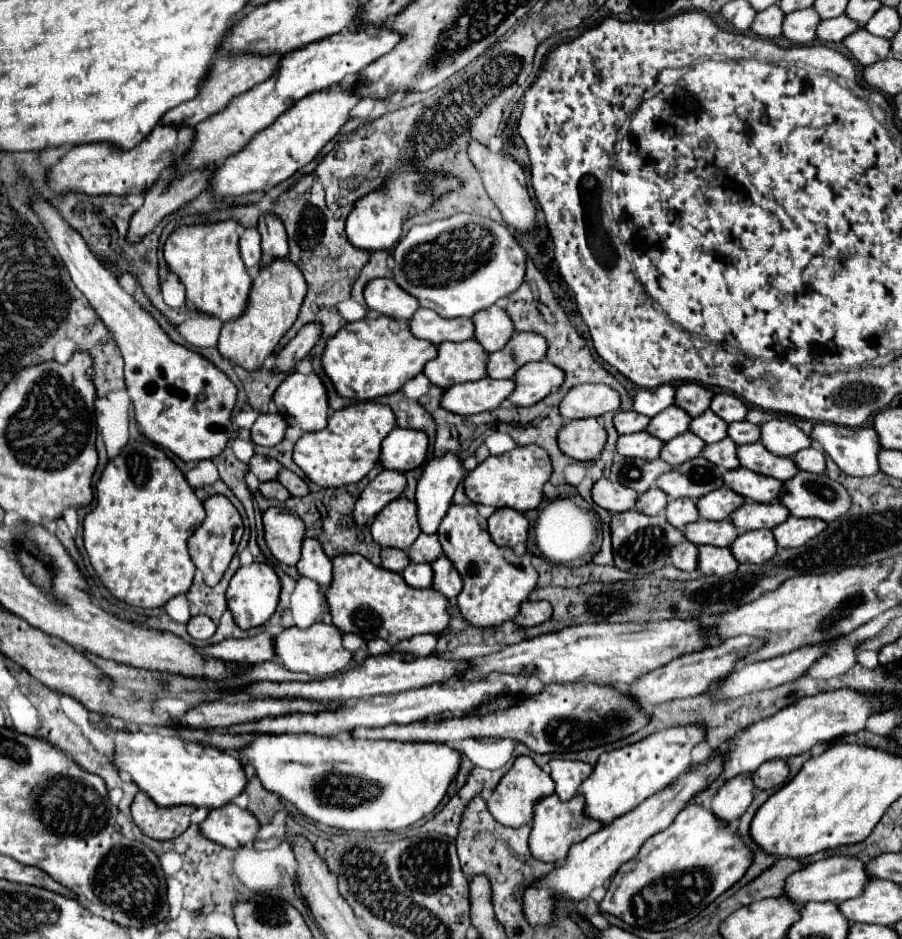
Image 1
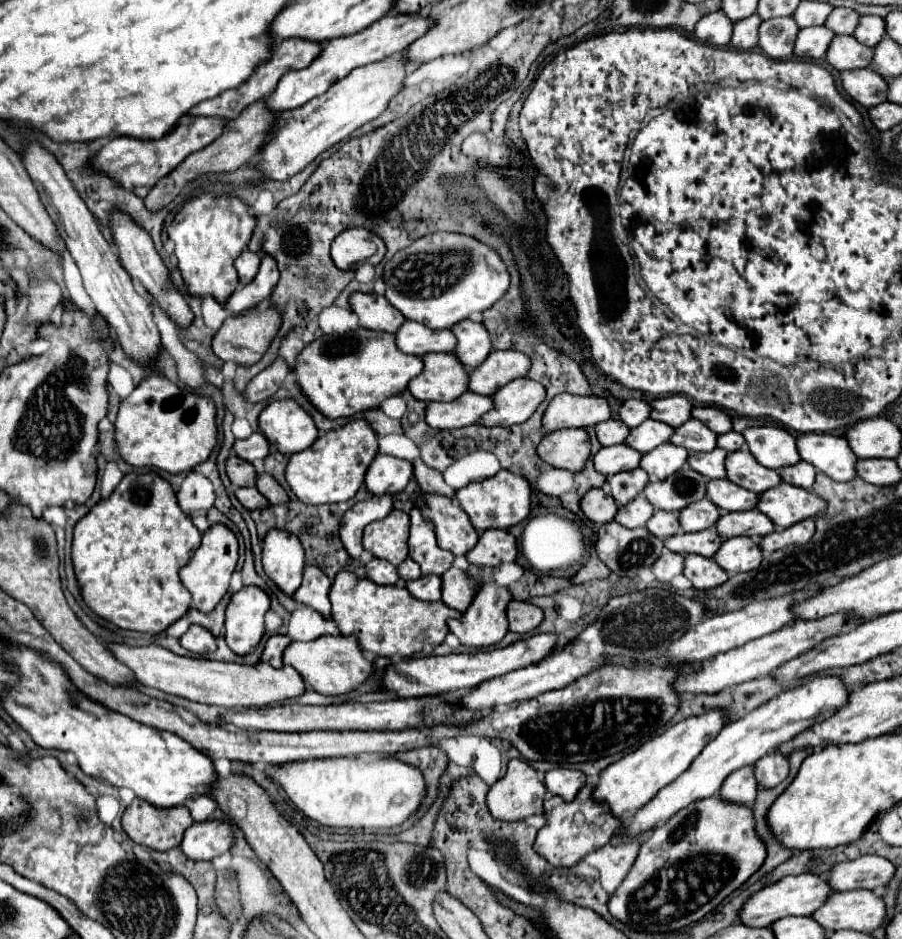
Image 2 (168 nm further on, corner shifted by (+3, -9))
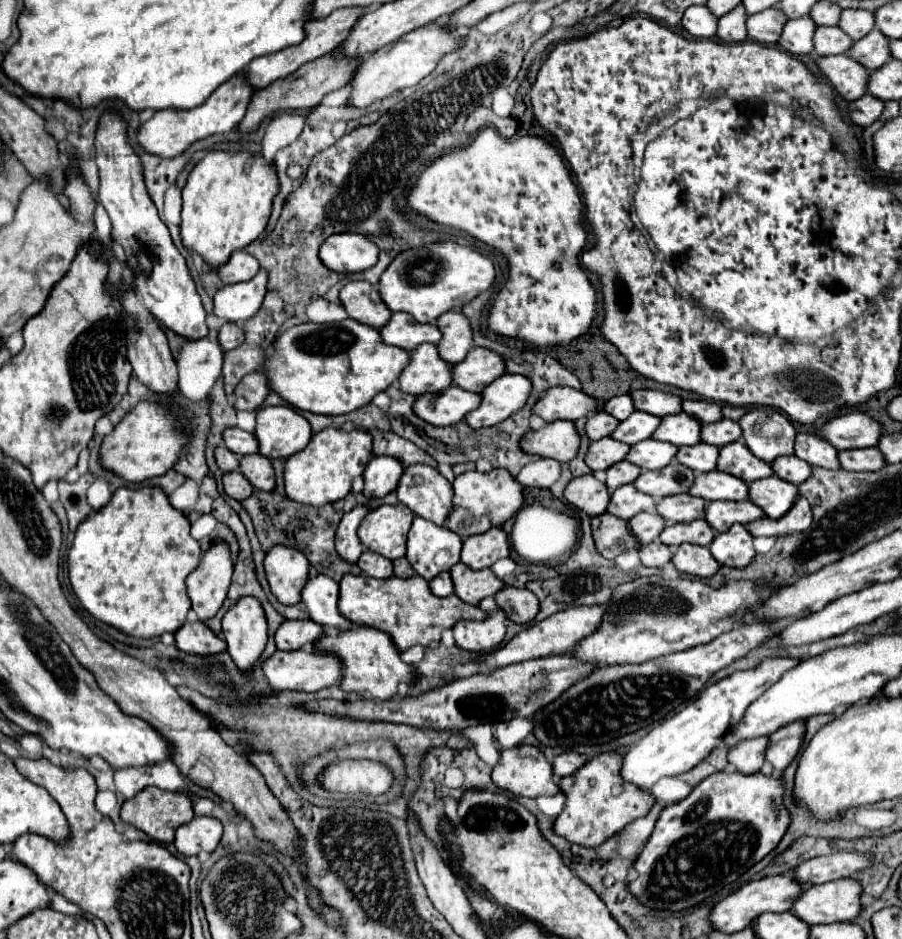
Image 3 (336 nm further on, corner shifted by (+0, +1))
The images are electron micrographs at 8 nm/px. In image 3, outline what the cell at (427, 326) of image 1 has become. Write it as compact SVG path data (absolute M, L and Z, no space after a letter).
M394 313L380 333L384 343L402 347L408 353L412 353L422 343L440 343L442 339L442 331L436 323L418 323L408 313Z

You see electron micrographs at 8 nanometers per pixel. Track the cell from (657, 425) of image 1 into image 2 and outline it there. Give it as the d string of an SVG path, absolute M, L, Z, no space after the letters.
M643 421L637 429L629 431L629 437L625 439L625 445L637 449L639 453L647 453L663 443L669 441L669 437L673 435L673 427L661 423L661 421Z

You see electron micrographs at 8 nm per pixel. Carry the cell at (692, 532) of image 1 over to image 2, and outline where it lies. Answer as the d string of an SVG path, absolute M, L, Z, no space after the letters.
M705 529L697 533L679 533L663 541L663 545L673 553L679 553L679 555L697 553L703 557L713 557L721 547L721 543L723 543L721 537L713 529Z

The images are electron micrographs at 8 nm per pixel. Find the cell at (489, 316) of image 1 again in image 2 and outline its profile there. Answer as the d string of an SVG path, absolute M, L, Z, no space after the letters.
M471 319L459 321L453 325L453 335L457 339L455 347L455 357L465 365L465 367L477 367L485 361L485 357L491 353L491 341L489 333L481 323L475 323Z

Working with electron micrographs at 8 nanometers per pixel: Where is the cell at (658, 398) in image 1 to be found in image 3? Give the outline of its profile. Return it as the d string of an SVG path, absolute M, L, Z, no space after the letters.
M618 395L618 397L612 397L612 399L606 403L604 409L606 409L610 415L614 415L616 419L620 419L620 421L628 419L628 417L636 411L634 401L632 401L630 395Z

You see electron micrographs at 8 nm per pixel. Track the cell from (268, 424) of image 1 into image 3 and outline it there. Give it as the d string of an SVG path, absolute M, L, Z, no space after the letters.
M228 427L224 431L224 443L230 451L234 451L236 455L250 455L250 453L258 453L258 439L252 433L246 433L238 427Z

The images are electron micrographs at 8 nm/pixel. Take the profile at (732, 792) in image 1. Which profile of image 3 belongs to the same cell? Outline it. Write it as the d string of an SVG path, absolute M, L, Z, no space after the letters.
M752 739L752 743L738 743L728 751L728 763L734 767L734 771L740 771L744 775L754 775L764 765L764 751L766 751L766 739Z

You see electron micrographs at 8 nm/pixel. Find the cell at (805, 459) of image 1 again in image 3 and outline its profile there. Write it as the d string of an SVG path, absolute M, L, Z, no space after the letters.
M796 455L774 459L772 461L772 469L774 469L774 473L780 479L790 481L794 485L804 483L812 475L812 465L810 463L804 463L802 459L796 459Z

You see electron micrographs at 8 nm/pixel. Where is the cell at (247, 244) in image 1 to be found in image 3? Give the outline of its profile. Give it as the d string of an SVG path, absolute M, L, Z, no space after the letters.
M236 251L236 253L232 253L232 259L228 259L226 267L218 269L218 277L222 279L224 285L230 285L230 283L252 279L258 273L258 269L260 269L260 265L250 253Z

